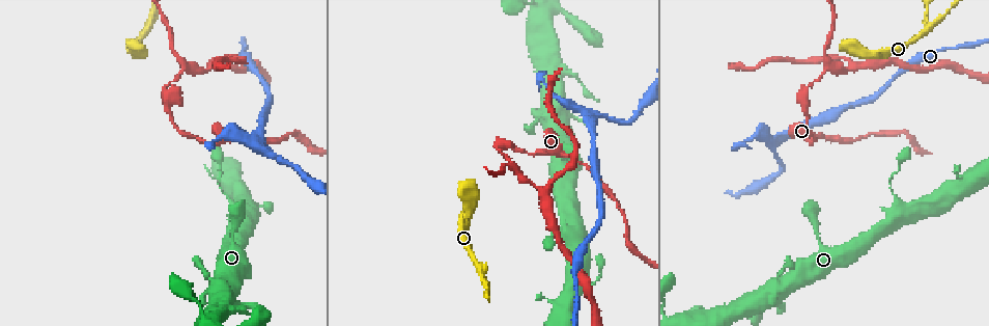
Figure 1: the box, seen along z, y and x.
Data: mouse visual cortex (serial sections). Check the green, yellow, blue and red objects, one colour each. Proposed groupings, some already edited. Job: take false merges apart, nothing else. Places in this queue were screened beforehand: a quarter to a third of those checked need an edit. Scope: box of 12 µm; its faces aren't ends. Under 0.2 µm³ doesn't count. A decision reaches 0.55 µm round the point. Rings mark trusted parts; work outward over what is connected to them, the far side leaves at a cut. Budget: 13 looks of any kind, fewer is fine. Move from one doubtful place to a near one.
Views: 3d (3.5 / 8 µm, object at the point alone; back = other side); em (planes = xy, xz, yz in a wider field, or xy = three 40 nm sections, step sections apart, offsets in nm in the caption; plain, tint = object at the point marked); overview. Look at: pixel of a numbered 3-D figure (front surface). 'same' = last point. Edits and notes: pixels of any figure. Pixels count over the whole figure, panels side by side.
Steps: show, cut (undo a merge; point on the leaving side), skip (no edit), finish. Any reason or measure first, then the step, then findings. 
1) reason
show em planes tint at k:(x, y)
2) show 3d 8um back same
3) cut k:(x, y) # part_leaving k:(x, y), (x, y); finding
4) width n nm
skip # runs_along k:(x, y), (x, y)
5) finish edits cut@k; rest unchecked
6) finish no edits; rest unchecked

branch point
show 3d 8um at 1:(826, 70)

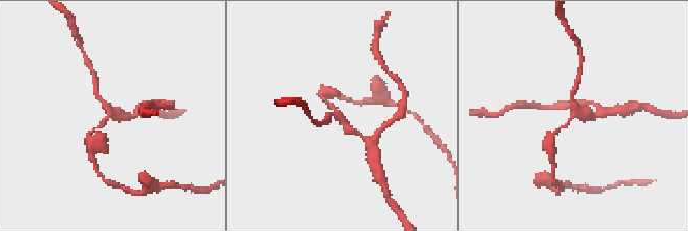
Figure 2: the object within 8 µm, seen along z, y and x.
zoom in
show 3d 3.5um at 2:(108, 113)

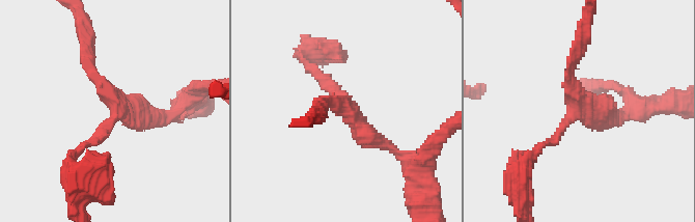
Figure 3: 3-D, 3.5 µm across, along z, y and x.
arms 3; arm_widths 150, 150, 250 nm; need the tissue
show em planes tint at 3:(118, 113)

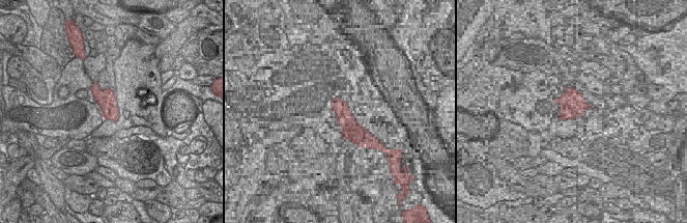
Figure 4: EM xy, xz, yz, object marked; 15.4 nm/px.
skip # runs_along 3:(306, 67), (395, 153); continuous, no second cell

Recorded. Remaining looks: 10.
calibre changes
show 3d 3.5um back at 1:(469, 212)

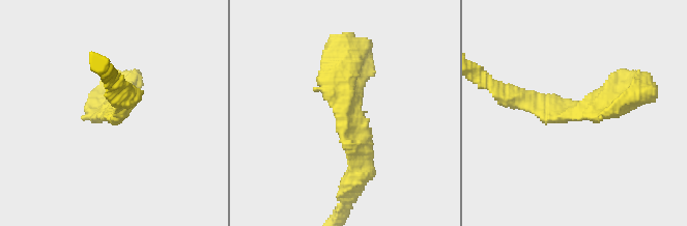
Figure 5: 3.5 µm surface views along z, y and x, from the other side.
show em xy step 2 plain at 5:(347, 110)

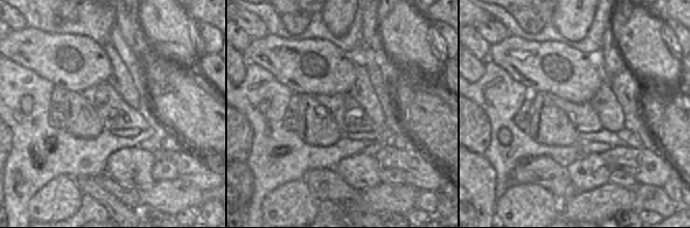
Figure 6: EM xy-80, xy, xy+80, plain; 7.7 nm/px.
with the object marked
show em xy step 2 tint same

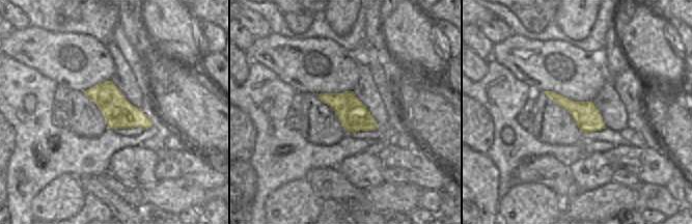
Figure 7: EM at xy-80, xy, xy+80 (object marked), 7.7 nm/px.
skip # runs_along 5:(524, 95), (572, 114), (638, 86); one cell here

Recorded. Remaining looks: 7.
two arms in line, one across
show 3d 3.5um back at 1:(479, 269)

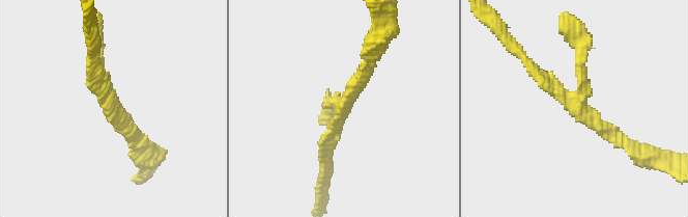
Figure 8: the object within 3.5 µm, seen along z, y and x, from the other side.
arms 3; arm_widths 150, 200, 200 nm
show em xy step 1 tint at 8:(576, 103)

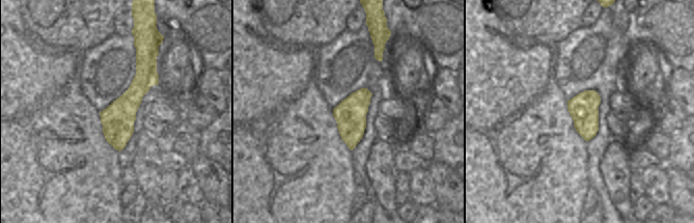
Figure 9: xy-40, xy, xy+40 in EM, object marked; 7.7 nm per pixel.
skip # runs_along 9:(142, 50), (118, 147); continuous, no second cell

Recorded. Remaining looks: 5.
branch point
show 3d 3.5um at 1:(259, 133)

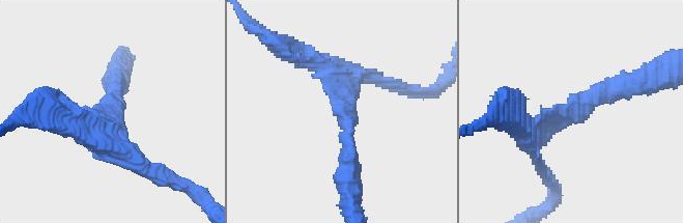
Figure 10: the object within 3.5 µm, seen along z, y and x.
show em xy step 2 tint at 10:(345, 110)

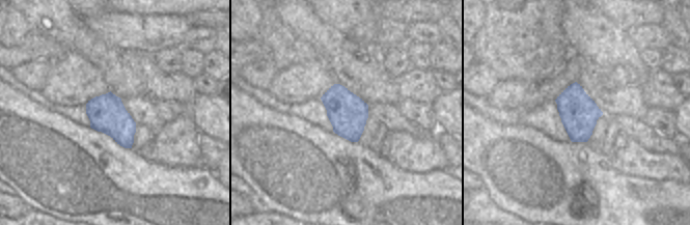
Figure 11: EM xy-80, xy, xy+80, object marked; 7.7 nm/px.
width 300 nm
skip # runs_along 10:(633, 83), (522, 128); all the same cell

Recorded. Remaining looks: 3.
abrupt turn
show 3d 3.5um at 1:(975, 185)

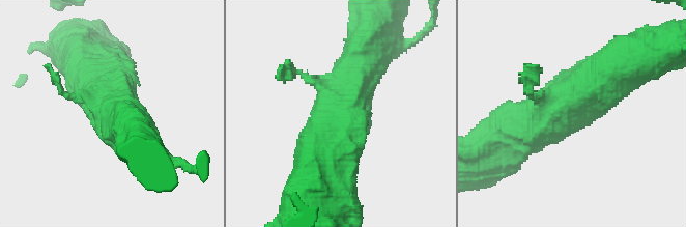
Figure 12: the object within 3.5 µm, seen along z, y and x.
need the tissue
show em planes tint at 12:(570, 117)

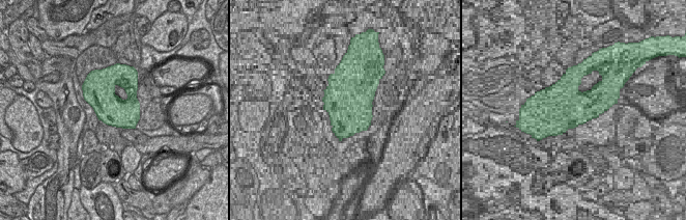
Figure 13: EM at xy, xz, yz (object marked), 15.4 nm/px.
skip # runs_along 12:(504, 146), (602, 73); one cell here

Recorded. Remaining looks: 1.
finish no edits; rest unchecked

